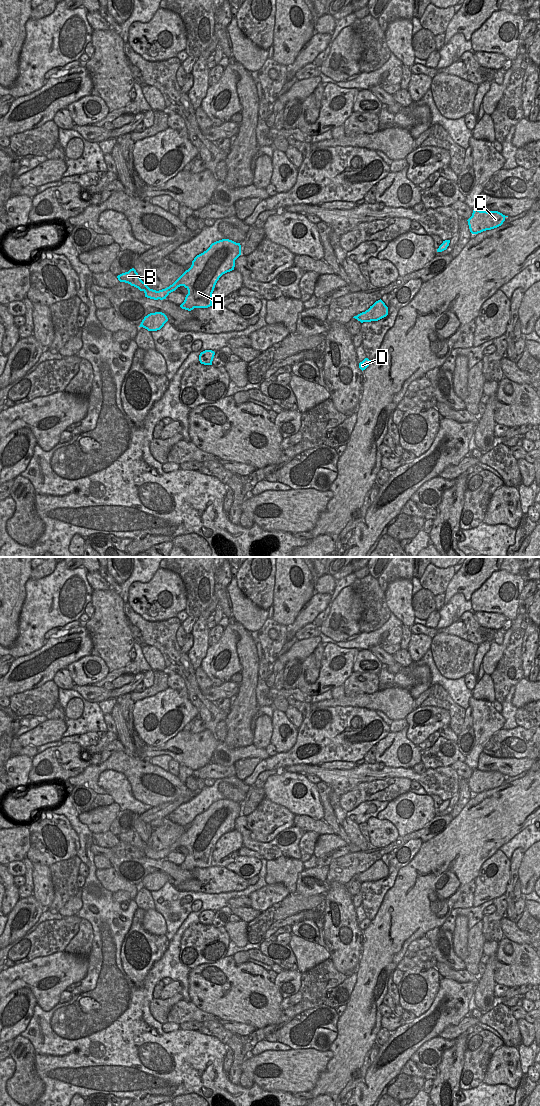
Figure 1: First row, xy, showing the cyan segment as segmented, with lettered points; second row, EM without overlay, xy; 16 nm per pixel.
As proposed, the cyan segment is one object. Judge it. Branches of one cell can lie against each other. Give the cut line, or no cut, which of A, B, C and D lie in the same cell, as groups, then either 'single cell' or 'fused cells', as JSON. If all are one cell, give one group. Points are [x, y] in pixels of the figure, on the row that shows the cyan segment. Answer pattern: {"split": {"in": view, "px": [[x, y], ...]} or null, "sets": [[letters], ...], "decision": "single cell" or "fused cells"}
{"split": null, "sets": [["A", "B", "C", "D"]], "decision": "single cell"}

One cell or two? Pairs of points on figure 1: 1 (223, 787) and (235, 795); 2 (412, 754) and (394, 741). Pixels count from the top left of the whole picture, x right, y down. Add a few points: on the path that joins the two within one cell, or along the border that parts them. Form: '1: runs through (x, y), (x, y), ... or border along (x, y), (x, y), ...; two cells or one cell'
1: runs through (226, 789), (232, 793); one cell
2: runs through (408, 755), (399, 746); one cell

